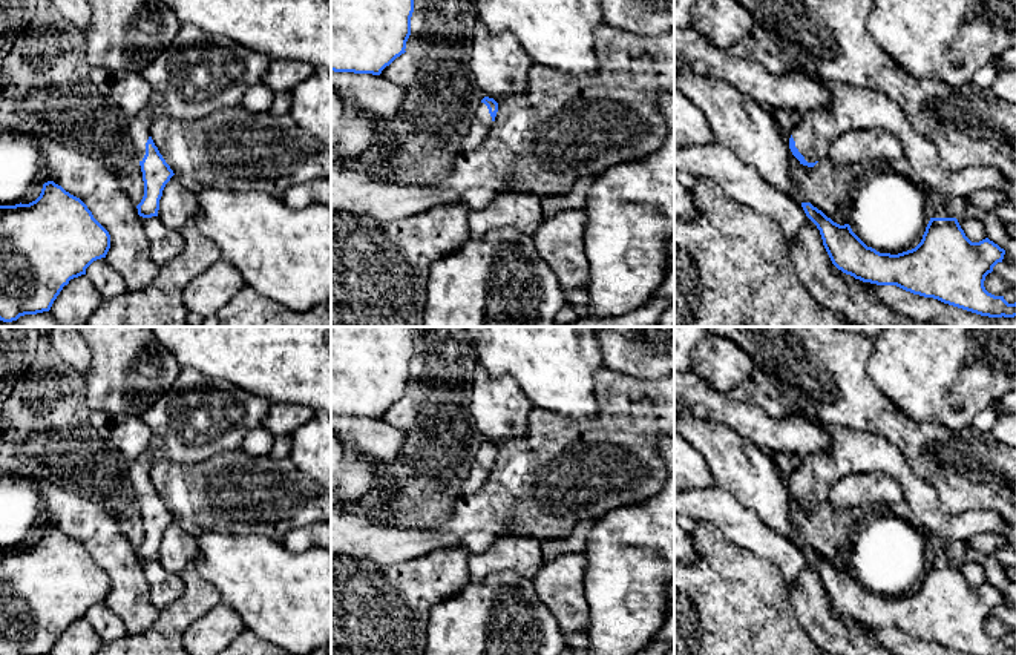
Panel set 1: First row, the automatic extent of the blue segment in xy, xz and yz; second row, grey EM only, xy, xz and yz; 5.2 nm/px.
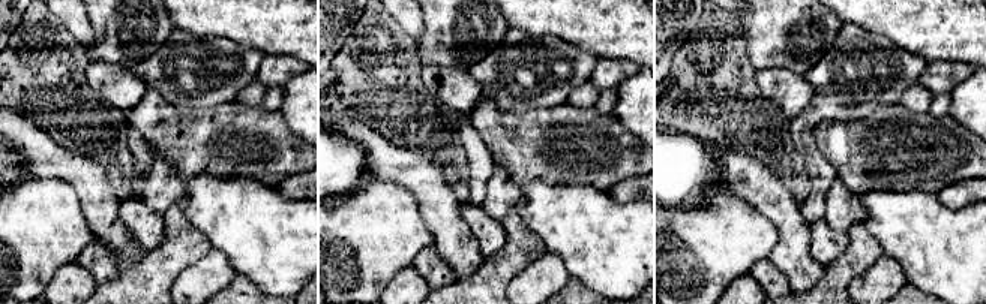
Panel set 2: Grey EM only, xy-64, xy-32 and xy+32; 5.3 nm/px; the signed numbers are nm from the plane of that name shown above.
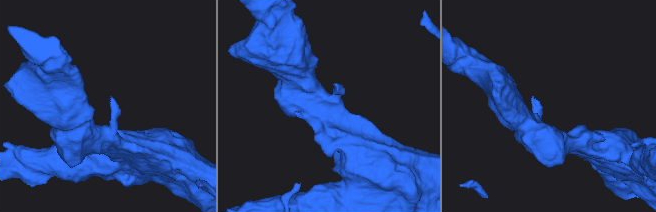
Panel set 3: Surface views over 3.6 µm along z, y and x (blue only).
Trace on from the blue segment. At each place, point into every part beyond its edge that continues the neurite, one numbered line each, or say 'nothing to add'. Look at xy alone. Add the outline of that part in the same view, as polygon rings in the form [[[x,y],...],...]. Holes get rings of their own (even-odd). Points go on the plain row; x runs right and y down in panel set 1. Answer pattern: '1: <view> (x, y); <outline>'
1: xy (199, 416); [[[181,368],[173,387],[141,416],[152,431],[152,442],[139,459],[130,462],[129,468],[138,505],[143,505],[146,499],[149,471],[156,457],[176,463],[196,463],[216,453],[239,449],[244,437],[264,423],[270,406],[271,402],[222,377],[210,377],[193,368]]]

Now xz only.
1: xz (480, 471); [[[480,446],[474,465],[463,486],[464,495],[477,494],[487,482],[493,465],[484,446]]]

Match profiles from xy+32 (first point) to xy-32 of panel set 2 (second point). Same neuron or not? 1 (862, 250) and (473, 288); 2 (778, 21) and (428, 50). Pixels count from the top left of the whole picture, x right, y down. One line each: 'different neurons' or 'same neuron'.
1: same neuron
2: same neuron

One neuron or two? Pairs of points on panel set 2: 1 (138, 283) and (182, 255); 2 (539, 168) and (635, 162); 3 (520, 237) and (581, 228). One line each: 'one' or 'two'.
1: one
2: one
3: two

